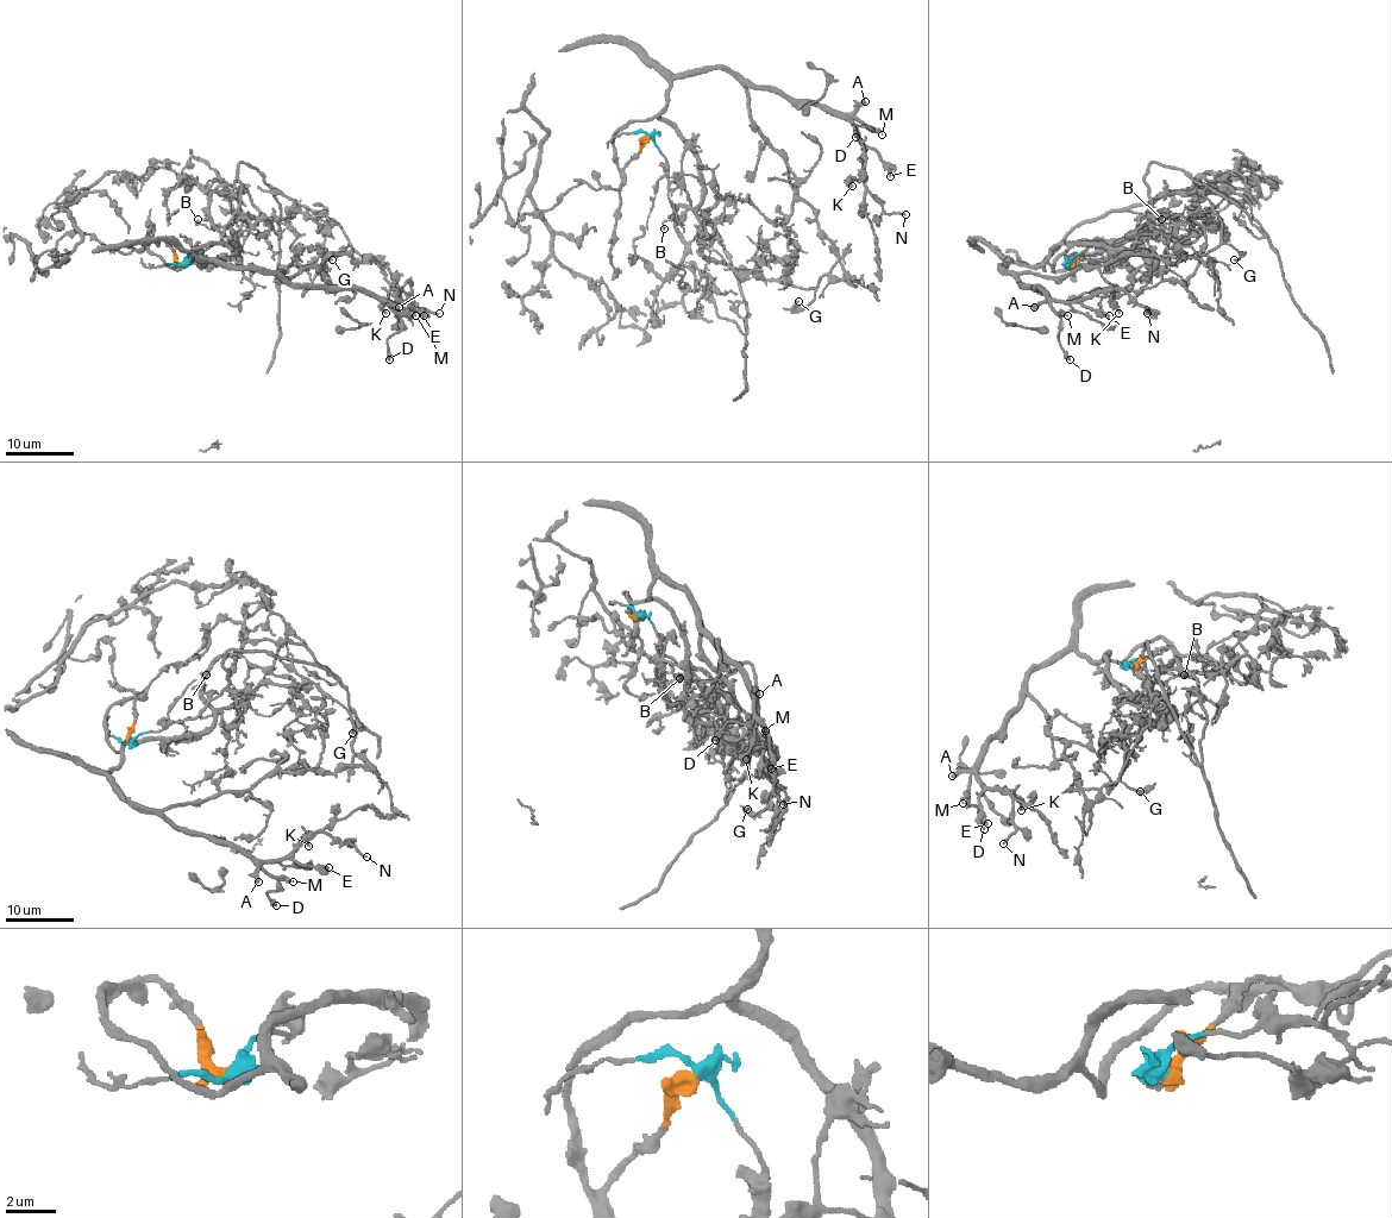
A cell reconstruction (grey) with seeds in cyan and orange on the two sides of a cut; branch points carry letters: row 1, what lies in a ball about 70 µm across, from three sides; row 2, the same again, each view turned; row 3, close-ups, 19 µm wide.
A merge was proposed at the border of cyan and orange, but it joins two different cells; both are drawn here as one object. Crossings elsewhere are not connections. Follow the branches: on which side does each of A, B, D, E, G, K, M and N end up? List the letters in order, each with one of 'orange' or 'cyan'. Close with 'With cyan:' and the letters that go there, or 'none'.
A: orange
B: cyan
D: orange
E: orange
G: cyan
K: orange
M: orange
N: orange
With cyan: B, G

